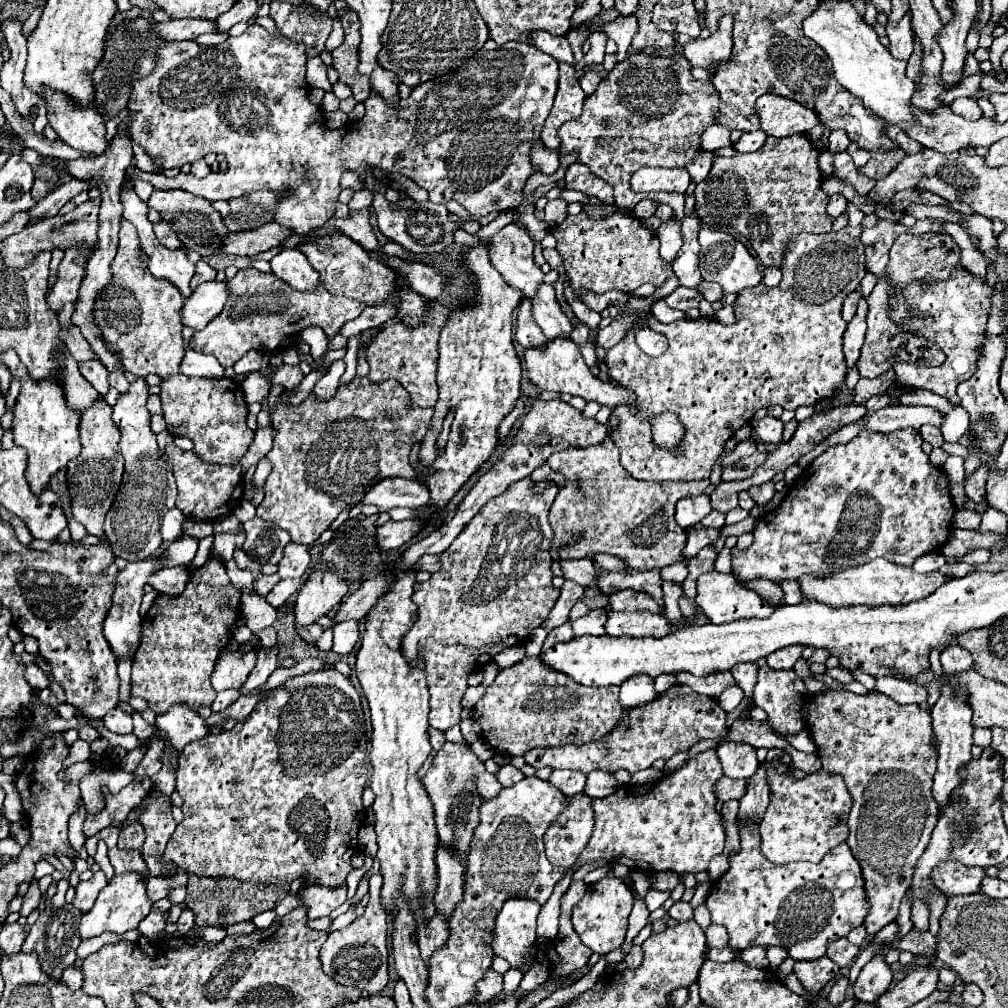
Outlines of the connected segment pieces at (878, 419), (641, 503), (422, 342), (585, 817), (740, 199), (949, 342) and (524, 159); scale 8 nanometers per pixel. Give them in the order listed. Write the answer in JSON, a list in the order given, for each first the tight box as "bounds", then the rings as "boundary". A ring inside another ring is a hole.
[{"bounds":[865,406,943,432],"boundary":[[[887,406],[881,408],[877,412],[873,412],[871,416],[865,416],[865,430],[871,432],[893,432],[893,430],[901,430],[901,428],[915,428],[919,430],[925,424],[933,424],[933,426],[941,426],[943,416],[933,410],[933,408],[925,408],[925,406]]]},{"bounds":[547,436,709,570],"boundary":[[[607,436],[597,446],[589,446],[589,448],[581,448],[581,450],[569,448],[565,452],[557,452],[547,460],[547,464],[553,470],[563,472],[563,476],[567,480],[567,486],[559,488],[559,494],[557,494],[557,498],[551,506],[551,514],[549,514],[551,528],[555,532],[551,546],[559,546],[559,556],[587,558],[591,554],[605,552],[605,554],[621,558],[627,564],[627,568],[635,568],[635,570],[663,568],[663,566],[683,560],[683,548],[687,544],[687,534],[673,520],[675,504],[681,498],[703,494],[703,490],[709,486],[707,480],[689,480],[689,482],[641,482],[641,480],[635,480],[621,466],[619,448],[615,446],[611,436]],[[575,534],[581,536],[581,542],[567,544],[567,540]]]},{"bounds":[367,302,451,408],"boundary":[[[433,302],[427,306],[429,312],[425,314],[423,322],[415,328],[409,328],[407,324],[389,324],[385,326],[375,340],[367,346],[367,362],[369,362],[369,380],[373,384],[381,384],[385,380],[397,380],[401,386],[409,392],[411,400],[421,408],[433,408],[437,402],[437,384],[435,384],[435,372],[437,372],[437,344],[439,334],[451,314],[451,310],[441,304]]]},{"bounds":[545,794,593,868],"boundary":[[[587,794],[567,798],[565,810],[549,824],[545,832],[545,854],[551,864],[571,868],[587,846],[593,832],[593,802]]]},{"bounds":[695,134,833,266],"boundary":[[[805,134],[767,138],[757,152],[717,158],[713,162],[709,176],[695,188],[695,212],[711,228],[729,226],[749,236],[761,264],[779,266],[785,244],[793,234],[831,232],[833,220],[825,212],[829,194],[821,190],[821,182],[819,152]]]},{"bounds":[889,266,993,406],"boundary":[[[963,266],[953,268],[949,278],[941,282],[911,280],[907,286],[893,288],[893,296],[889,300],[889,318],[901,330],[943,330],[943,342],[939,346],[947,356],[947,360],[937,368],[895,364],[893,370],[897,384],[931,390],[939,396],[945,396],[953,406],[959,406],[955,390],[977,370],[977,360],[985,344],[985,324],[991,312],[991,296],[993,286],[967,272]]]},{"bounds":[127,24,557,236],"boundary":[[[251,24],[245,34],[237,36],[237,38],[229,38],[227,42],[219,44],[219,46],[201,46],[197,42],[169,42],[169,44],[161,44],[157,48],[157,54],[155,54],[155,66],[153,70],[143,76],[143,78],[135,78],[131,82],[131,92],[129,92],[129,104],[127,104],[127,110],[129,110],[129,134],[131,138],[149,154],[149,156],[163,156],[165,160],[165,168],[179,168],[179,166],[185,166],[185,164],[191,164],[193,160],[197,158],[203,158],[205,154],[213,152],[213,154],[225,154],[227,158],[227,170],[225,172],[219,172],[219,174],[209,174],[205,178],[199,178],[193,176],[191,173],[181,172],[175,178],[168,178],[160,173],[148,173],[143,172],[137,167],[127,168],[127,176],[133,176],[141,180],[150,182],[157,190],[174,190],[181,189],[195,194],[195,196],[203,196],[205,200],[213,202],[213,200],[231,200],[231,198],[237,198],[237,196],[243,196],[243,194],[251,194],[255,190],[273,190],[275,194],[281,196],[281,200],[277,202],[277,210],[275,210],[275,222],[279,222],[281,226],[287,226],[287,228],[293,228],[295,234],[303,236],[307,234],[311,228],[315,226],[325,226],[333,214],[335,214],[335,204],[337,204],[337,196],[341,192],[341,186],[339,186],[339,180],[343,176],[343,172],[355,172],[359,176],[367,176],[373,172],[373,168],[379,168],[383,172],[399,172],[407,178],[411,178],[413,182],[417,182],[421,188],[425,188],[429,192],[429,200],[435,202],[435,204],[447,204],[449,200],[455,200],[459,202],[471,216],[473,220],[479,220],[483,216],[487,216],[489,212],[503,212],[503,210],[513,210],[513,208],[519,208],[525,194],[523,194],[523,188],[525,188],[525,182],[529,180],[529,176],[533,176],[537,172],[537,166],[531,164],[531,150],[533,150],[533,144],[541,138],[541,128],[543,128],[543,122],[545,118],[549,116],[549,110],[553,106],[553,96],[557,92],[557,60],[545,52],[541,52],[539,48],[531,46],[531,44],[495,44],[493,40],[487,40],[483,44],[481,50],[477,50],[477,56],[473,56],[473,60],[467,60],[457,72],[451,72],[451,74],[445,74],[445,76],[439,76],[437,80],[429,80],[421,86],[417,86],[407,100],[399,100],[397,106],[389,104],[385,98],[381,96],[375,96],[375,98],[369,98],[369,102],[365,104],[365,116],[363,120],[359,122],[349,122],[349,128],[347,126],[341,126],[337,130],[329,130],[324,122],[324,117],[321,116],[321,110],[319,106],[311,104],[309,100],[309,88],[305,84],[305,62],[307,62],[307,56],[305,56],[305,44],[301,42],[293,42],[293,40],[287,40],[283,36],[275,36],[275,34],[269,34],[263,26],[259,24]]]}]

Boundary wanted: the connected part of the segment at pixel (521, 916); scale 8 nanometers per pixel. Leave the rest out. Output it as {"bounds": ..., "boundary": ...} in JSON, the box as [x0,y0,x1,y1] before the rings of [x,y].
{"bounds":[493,898,541,972],"boundary":[[[509,898],[503,902],[497,918],[495,918],[495,928],[493,928],[493,952],[495,956],[505,958],[513,968],[521,968],[523,972],[533,966],[533,962],[525,962],[525,952],[535,946],[537,936],[535,936],[535,926],[537,926],[537,914],[541,906],[535,900],[529,898]]]}

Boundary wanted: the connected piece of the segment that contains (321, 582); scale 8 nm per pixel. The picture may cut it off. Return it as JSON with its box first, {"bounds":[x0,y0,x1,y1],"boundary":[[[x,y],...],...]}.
{"bounds":[295,570,347,628],"boundary":[[[313,570],[297,594],[295,624],[299,628],[313,624],[335,604],[341,604],[347,592],[347,580],[343,580],[335,570]]]}

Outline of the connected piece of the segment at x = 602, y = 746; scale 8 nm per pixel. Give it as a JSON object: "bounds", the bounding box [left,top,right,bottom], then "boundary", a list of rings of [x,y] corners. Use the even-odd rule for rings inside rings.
{"bounds":[523,686,727,774],"boundary":[[[671,686],[667,692],[659,694],[653,702],[631,708],[629,712],[629,726],[619,722],[607,736],[597,742],[581,744],[581,746],[551,746],[551,748],[533,748],[523,758],[533,768],[567,768],[579,770],[589,774],[591,770],[603,772],[617,772],[627,770],[629,774],[637,770],[645,770],[653,764],[653,760],[669,760],[677,752],[689,750],[693,744],[705,738],[725,740],[727,726],[725,726],[725,710],[717,704],[715,698],[695,694],[689,686]]]}

